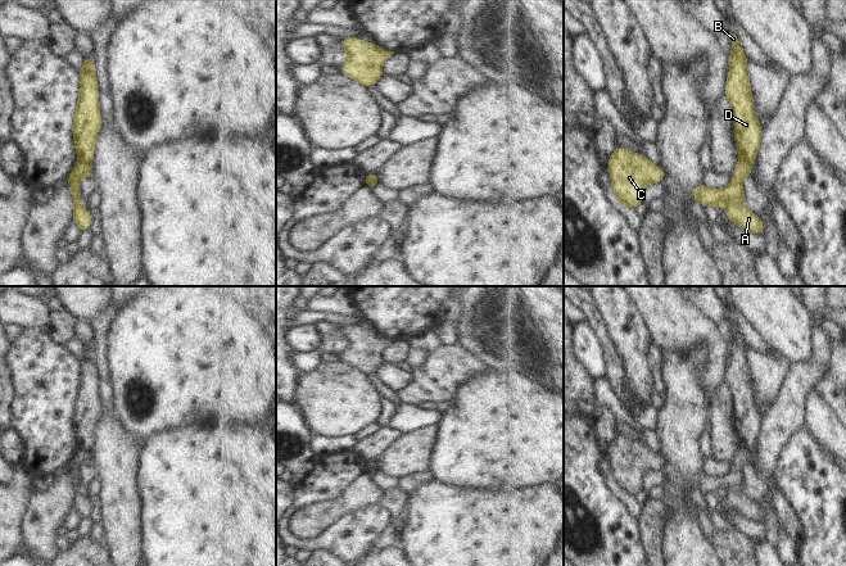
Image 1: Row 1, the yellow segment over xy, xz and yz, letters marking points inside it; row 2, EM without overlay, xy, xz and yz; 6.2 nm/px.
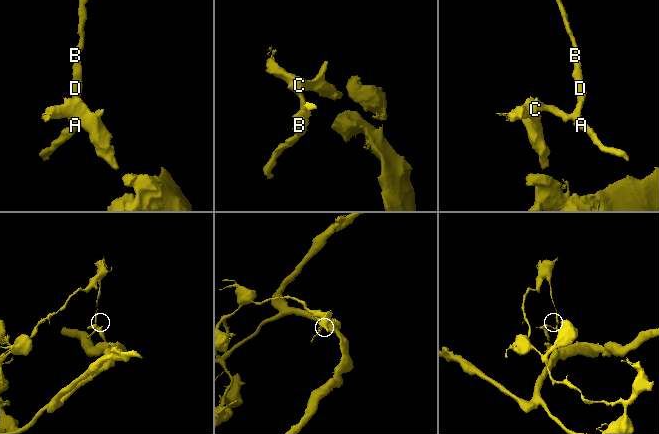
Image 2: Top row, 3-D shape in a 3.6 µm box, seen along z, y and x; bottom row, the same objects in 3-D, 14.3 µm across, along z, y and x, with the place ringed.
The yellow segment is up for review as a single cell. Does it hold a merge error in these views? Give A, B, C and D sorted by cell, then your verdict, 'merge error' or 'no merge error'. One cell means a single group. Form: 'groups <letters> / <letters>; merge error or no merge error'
groups A C / B D; merge error

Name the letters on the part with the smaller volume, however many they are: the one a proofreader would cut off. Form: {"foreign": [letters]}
{"foreign": ["A", "C"]}

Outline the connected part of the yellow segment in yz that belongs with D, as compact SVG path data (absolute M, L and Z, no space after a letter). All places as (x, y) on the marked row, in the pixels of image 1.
M730 33L733 53L729 55L730 74L727 78L725 96L732 104L734 121L734 140L739 160L754 163L763 137L763 130L756 118L752 91L747 76L747 58L734 33Z

